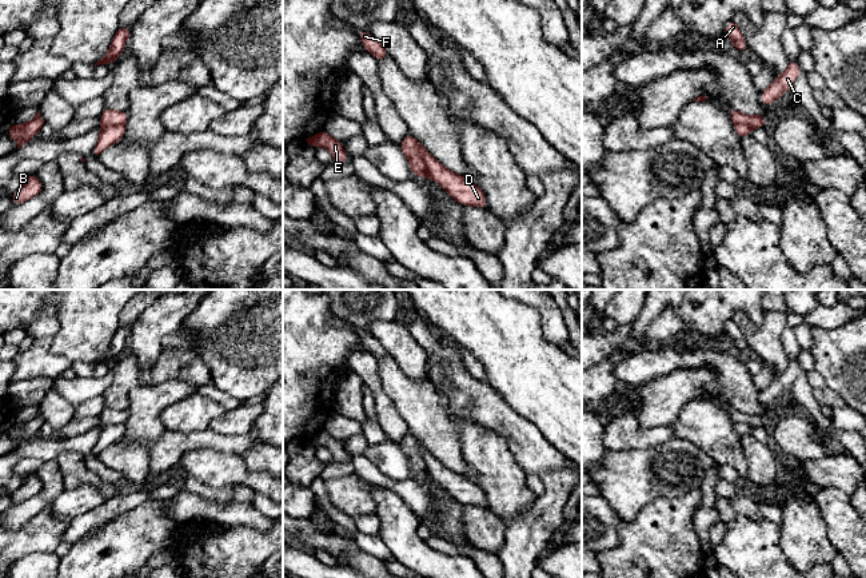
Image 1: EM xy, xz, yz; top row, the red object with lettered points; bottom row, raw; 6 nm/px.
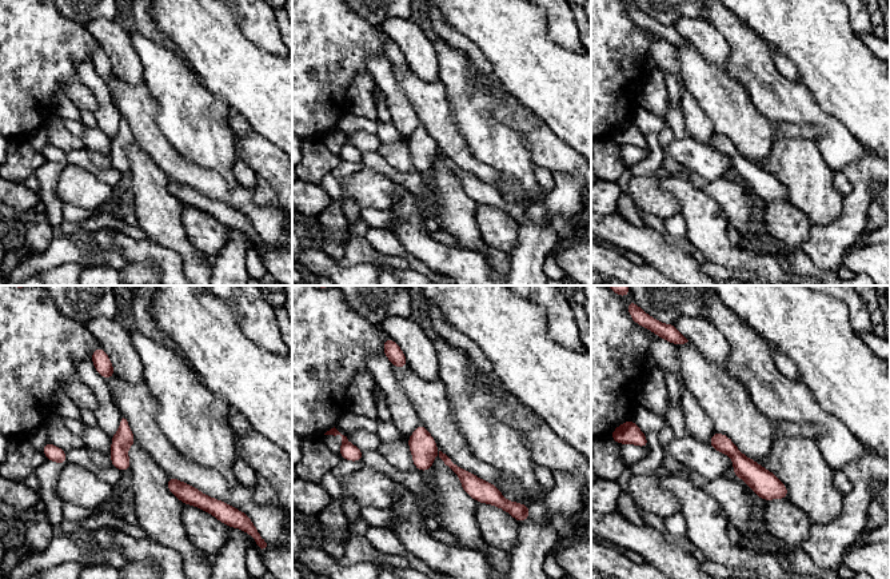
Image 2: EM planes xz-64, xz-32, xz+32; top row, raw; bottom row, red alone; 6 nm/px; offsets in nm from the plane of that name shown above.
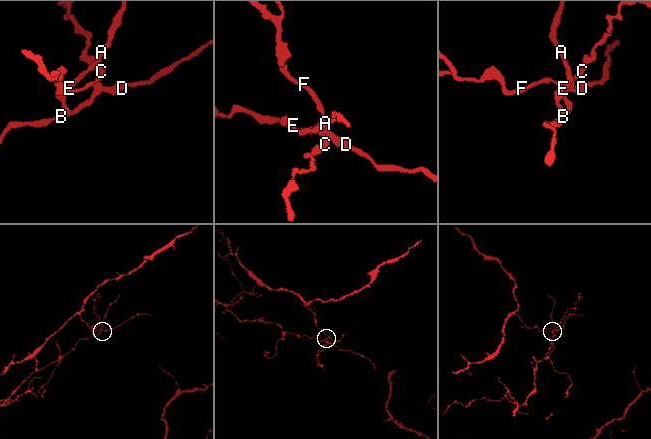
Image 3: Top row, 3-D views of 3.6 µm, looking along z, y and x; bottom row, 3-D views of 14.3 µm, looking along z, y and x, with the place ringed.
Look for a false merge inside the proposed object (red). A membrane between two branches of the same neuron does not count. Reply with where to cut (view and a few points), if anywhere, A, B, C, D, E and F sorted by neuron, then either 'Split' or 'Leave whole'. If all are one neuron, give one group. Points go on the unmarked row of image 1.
Split along xz (422, 445), (420, 454), (424, 463), (424, 474). Groups: A B D E / C F. Split

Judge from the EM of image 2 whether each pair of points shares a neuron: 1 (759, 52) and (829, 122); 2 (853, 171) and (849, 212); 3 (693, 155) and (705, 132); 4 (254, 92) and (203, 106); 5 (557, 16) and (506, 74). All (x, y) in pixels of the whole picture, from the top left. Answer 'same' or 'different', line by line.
1: same
2: same
3: different
4: different
5: different

